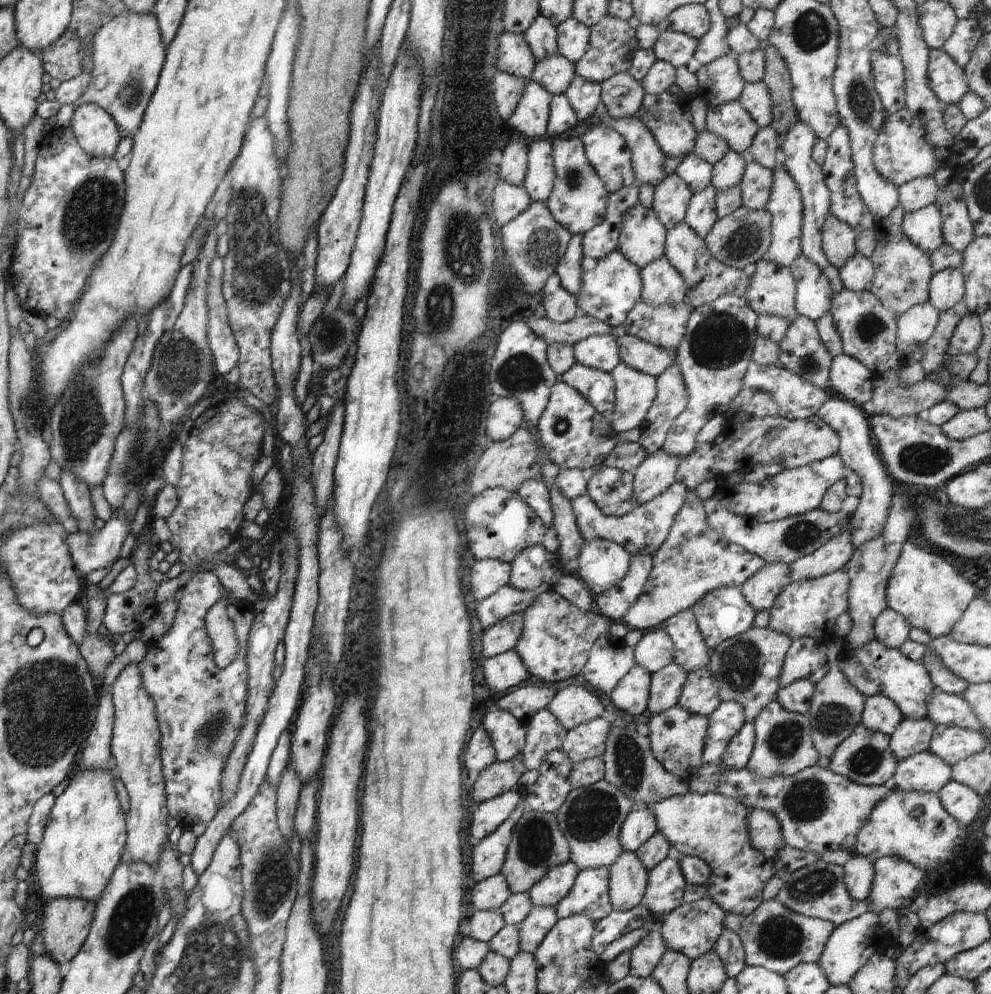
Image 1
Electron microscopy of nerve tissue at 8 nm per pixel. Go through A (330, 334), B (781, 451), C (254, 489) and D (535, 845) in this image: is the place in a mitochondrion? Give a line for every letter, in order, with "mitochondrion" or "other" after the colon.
A: mitochondrion
B: mitochondrion
C: other
D: mitochondrion

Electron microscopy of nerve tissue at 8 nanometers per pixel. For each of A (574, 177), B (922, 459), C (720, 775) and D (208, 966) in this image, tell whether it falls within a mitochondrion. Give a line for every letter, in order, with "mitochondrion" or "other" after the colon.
A: mitochondrion
B: mitochondrion
C: other
D: mitochondrion

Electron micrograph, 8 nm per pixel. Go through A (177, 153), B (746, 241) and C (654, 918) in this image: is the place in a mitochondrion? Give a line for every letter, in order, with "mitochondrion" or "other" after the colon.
A: other
B: mitochondrion
C: other

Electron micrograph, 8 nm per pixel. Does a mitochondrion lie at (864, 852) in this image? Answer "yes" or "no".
no

